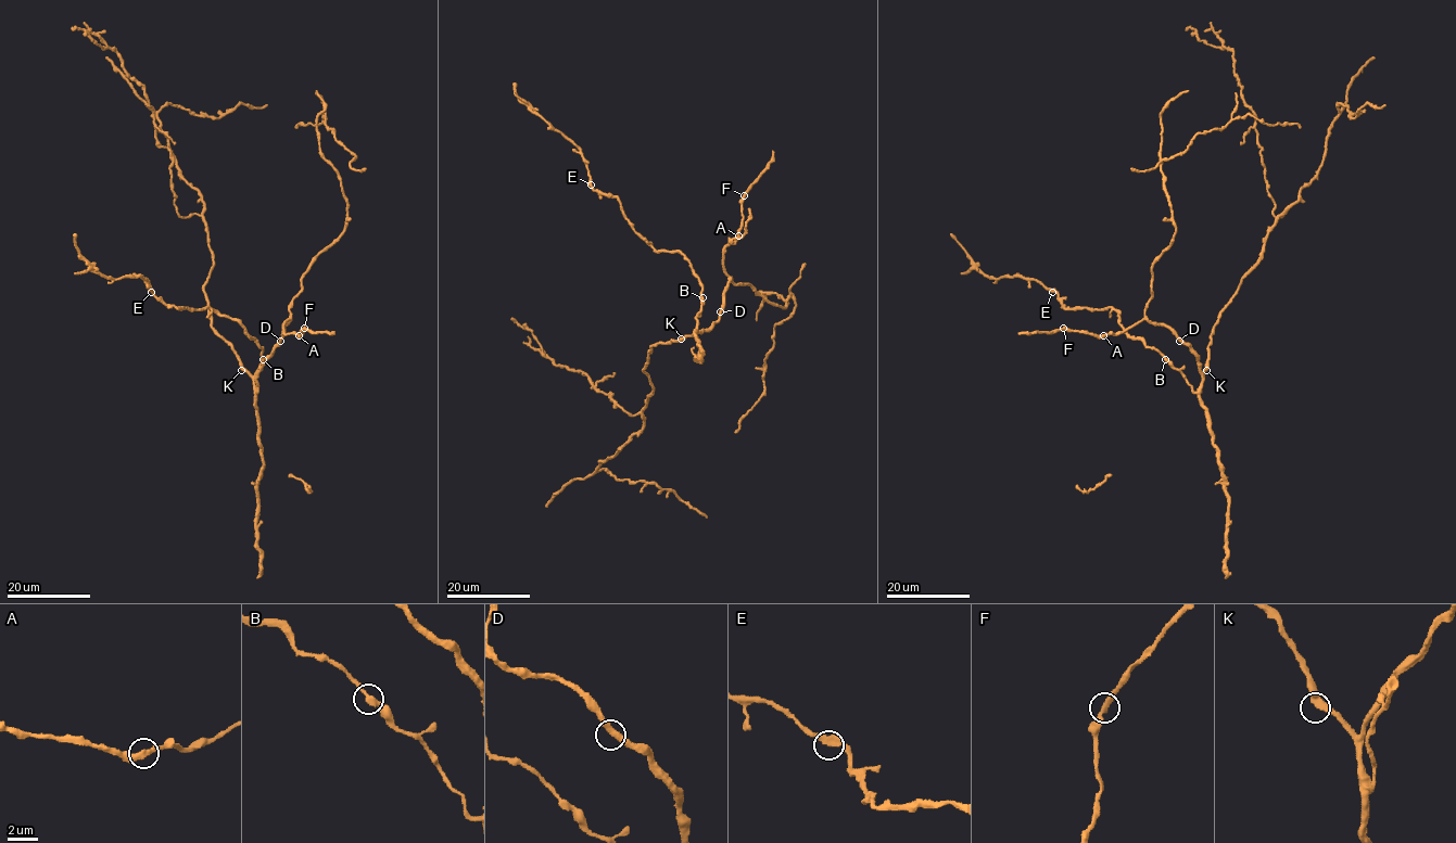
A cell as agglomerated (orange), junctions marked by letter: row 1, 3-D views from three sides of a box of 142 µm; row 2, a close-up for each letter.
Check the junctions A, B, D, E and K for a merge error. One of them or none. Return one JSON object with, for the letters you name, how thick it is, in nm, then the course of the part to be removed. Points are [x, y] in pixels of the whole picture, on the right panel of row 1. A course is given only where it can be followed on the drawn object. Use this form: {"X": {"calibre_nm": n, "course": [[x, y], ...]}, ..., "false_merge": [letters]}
{"false_merge": []}

